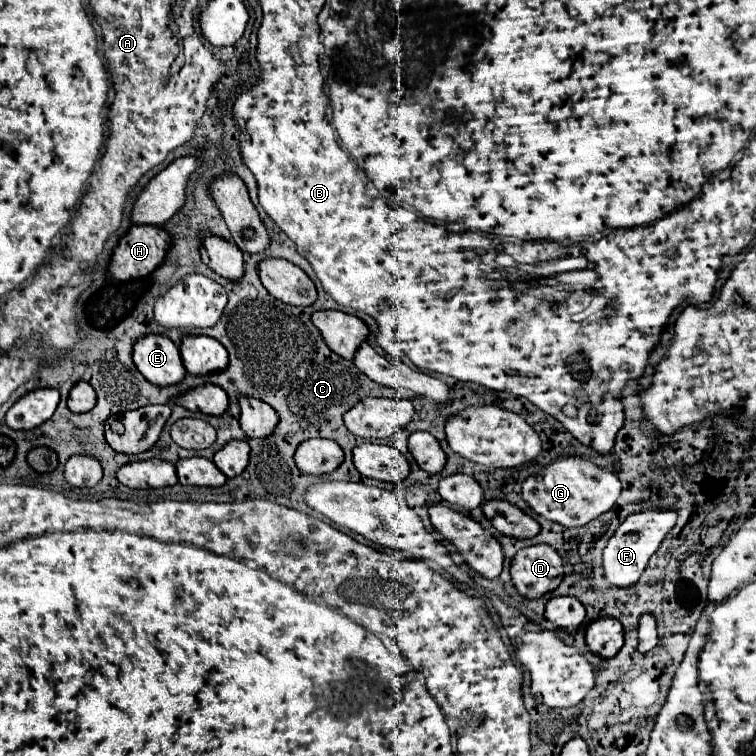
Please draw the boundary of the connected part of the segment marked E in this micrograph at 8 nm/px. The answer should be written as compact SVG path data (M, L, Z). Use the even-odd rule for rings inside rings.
M149 334L137 340L133 348L133 362L145 380L159 388L179 384L187 374L179 348L167 336Z

